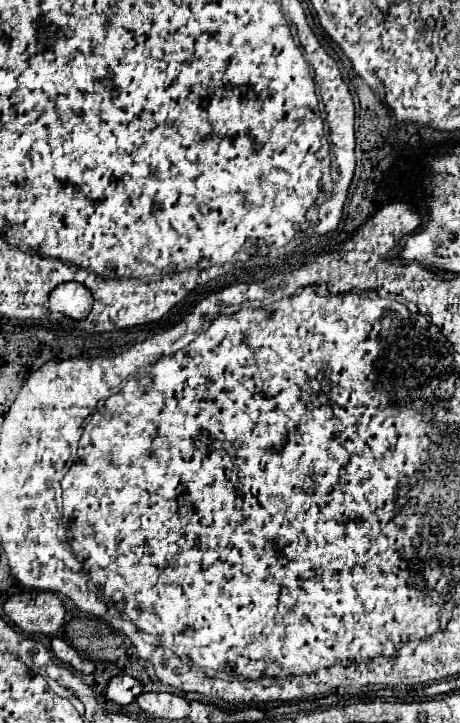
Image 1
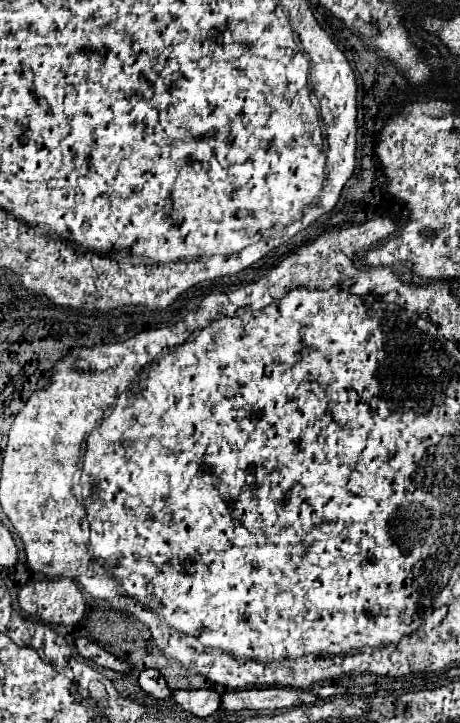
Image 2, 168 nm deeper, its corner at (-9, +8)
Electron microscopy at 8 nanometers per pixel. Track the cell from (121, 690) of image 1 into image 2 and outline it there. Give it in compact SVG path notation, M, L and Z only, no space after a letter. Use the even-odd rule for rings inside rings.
M148 668L148 670L142 670L140 676L138 676L138 684L144 692L152 694L154 698L168 698L170 696L170 688L166 686L162 674L154 668Z

